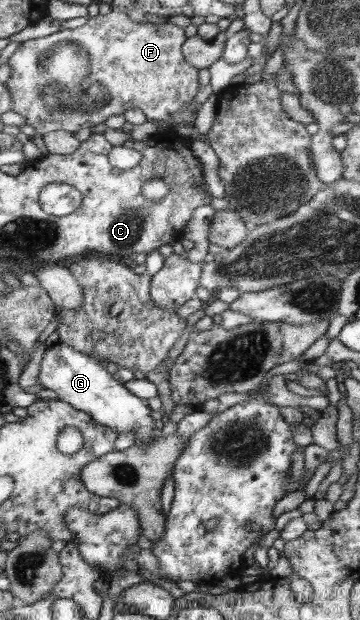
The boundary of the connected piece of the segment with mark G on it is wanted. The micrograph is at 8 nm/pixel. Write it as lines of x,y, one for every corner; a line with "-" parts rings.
57,342
46,348
39,363
37,385
57,393
57,400
65,401
90,414
101,425
117,429
120,434
133,430
137,433
135,445
144,445
156,437
157,429
149,409
143,405
143,399
137,397
115,375
109,373
106,363
101,364
95,358
84,354
73,346

